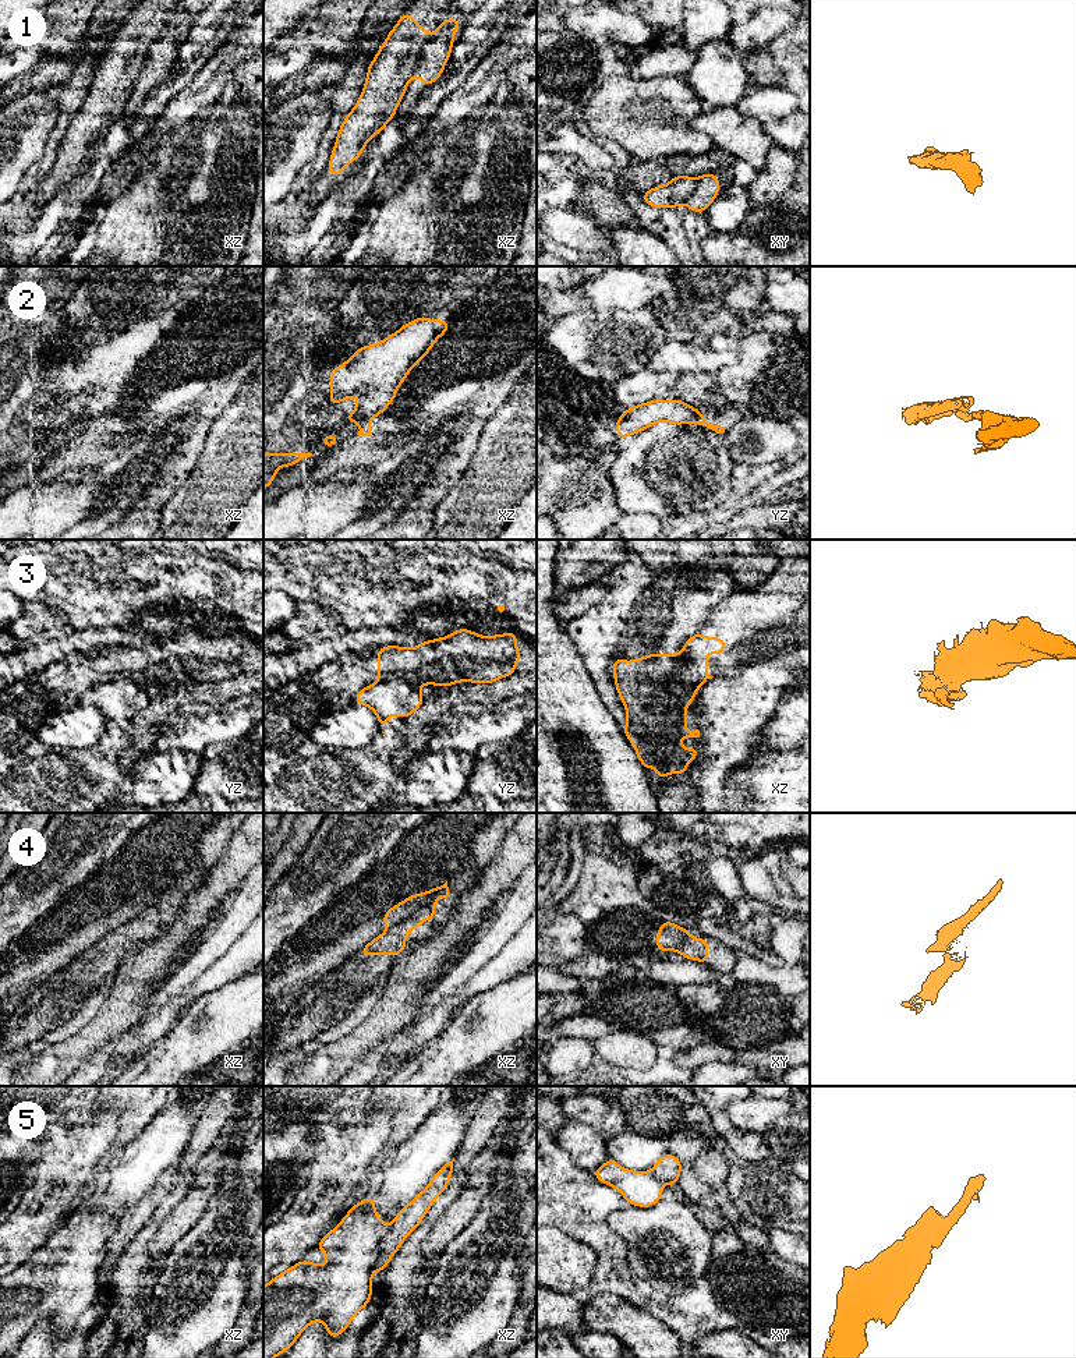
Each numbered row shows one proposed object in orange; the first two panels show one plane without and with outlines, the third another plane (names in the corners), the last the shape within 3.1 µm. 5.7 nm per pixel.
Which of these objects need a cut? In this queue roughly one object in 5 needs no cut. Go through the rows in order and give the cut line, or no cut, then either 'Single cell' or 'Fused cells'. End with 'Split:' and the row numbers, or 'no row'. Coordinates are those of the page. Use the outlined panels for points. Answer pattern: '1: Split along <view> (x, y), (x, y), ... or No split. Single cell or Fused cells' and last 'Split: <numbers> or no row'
1: Split along xz (429, 36), (423, 46), (418, 64), (411, 77). Fused cells
2: Split along yz (697, 412), (690, 421). Fused cells
3: Split along xz (679, 654), (680, 664), (675, 676), (685, 683), (700, 685). Fused cells
4: Split along xz (446, 883), (416, 911), (389, 929). Fused cells
5: Split along xz (385, 1233), (375, 1269). Fused cells
Split: 1, 2, 3, 4, 5

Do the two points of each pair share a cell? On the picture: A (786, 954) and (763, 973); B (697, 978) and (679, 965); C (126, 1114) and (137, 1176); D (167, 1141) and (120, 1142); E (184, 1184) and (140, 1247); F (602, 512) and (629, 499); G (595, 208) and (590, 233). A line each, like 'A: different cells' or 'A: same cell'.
A: different cells
B: same cell
C: different cells
D: different cells
E: same cell
F: different cells
G: different cells

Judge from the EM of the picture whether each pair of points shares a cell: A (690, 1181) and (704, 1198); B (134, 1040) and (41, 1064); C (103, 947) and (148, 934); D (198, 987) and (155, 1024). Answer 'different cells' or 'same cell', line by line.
A: same cell
B: different cells
C: same cell
D: same cell

